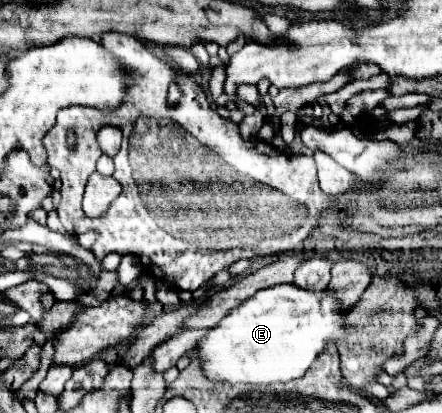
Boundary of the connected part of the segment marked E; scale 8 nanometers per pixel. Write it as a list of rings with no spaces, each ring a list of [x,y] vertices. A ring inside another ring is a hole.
[[[274,285],[268,289],[258,291],[234,311],[230,311],[214,329],[210,329],[196,345],[196,359],[206,379],[214,383],[228,383],[228,385],[270,385],[270,383],[284,383],[302,377],[310,363],[320,355],[324,347],[324,339],[340,339],[346,335],[344,325],[346,315],[340,311],[340,303],[330,295],[330,291],[306,291],[300,287],[290,285]]]

